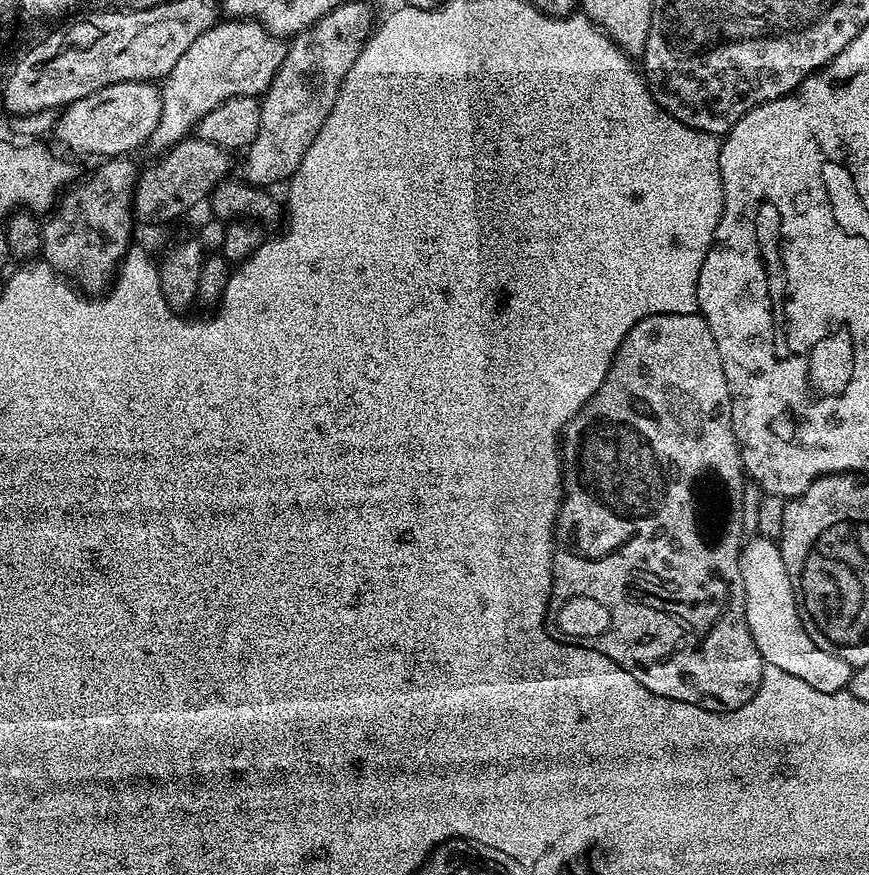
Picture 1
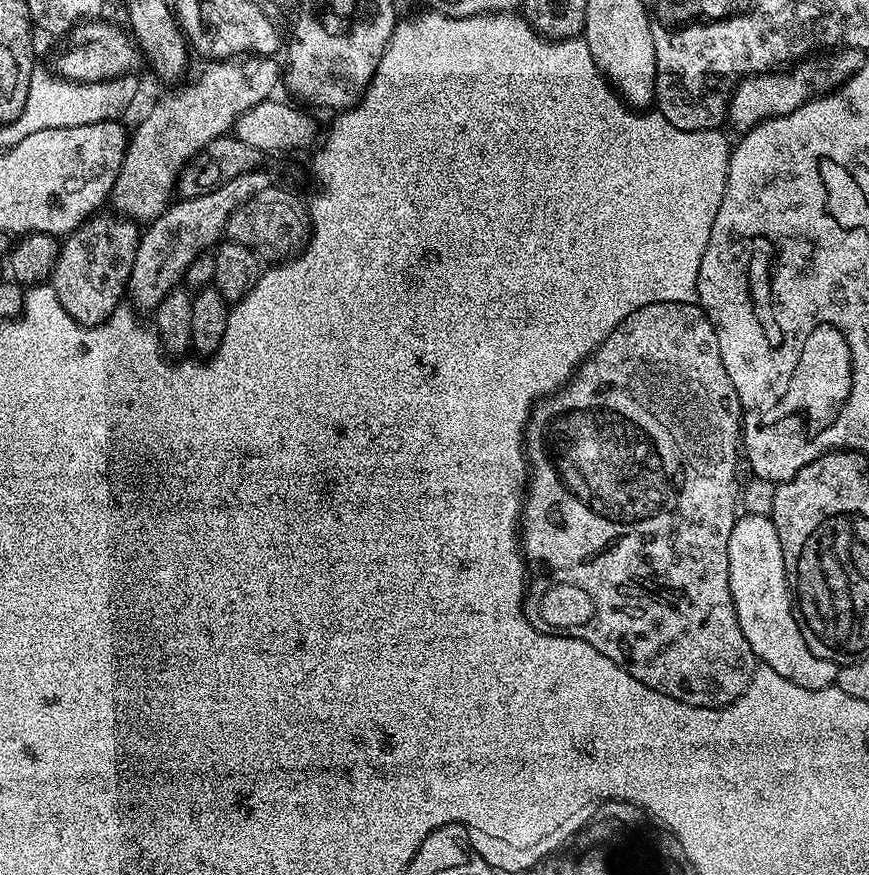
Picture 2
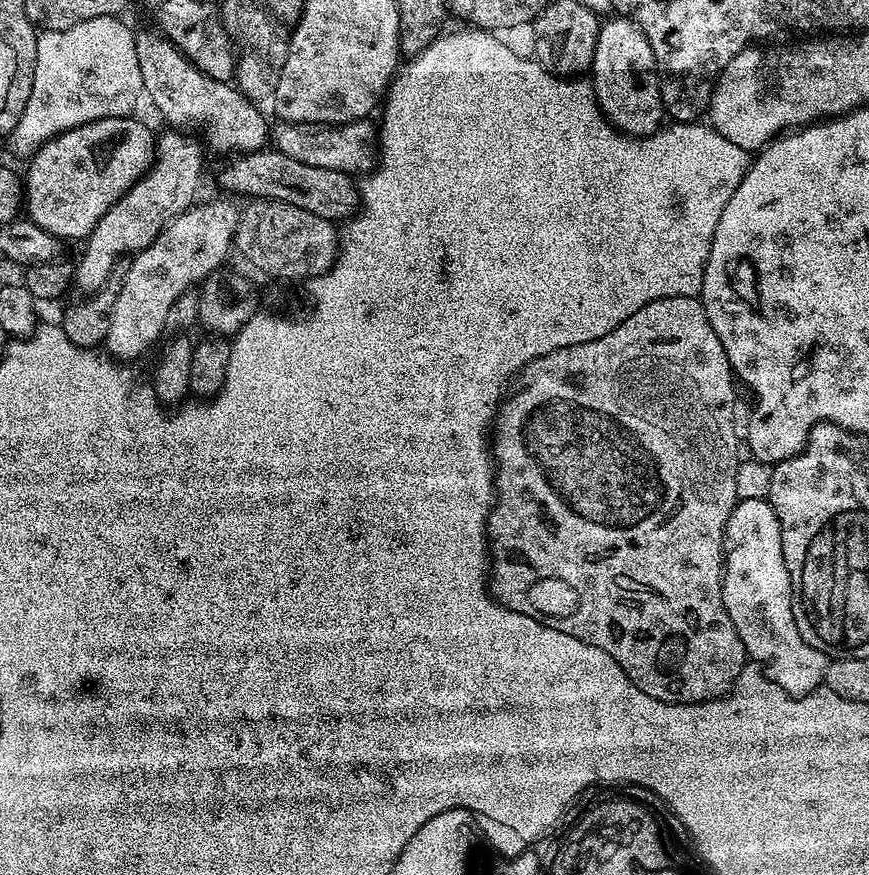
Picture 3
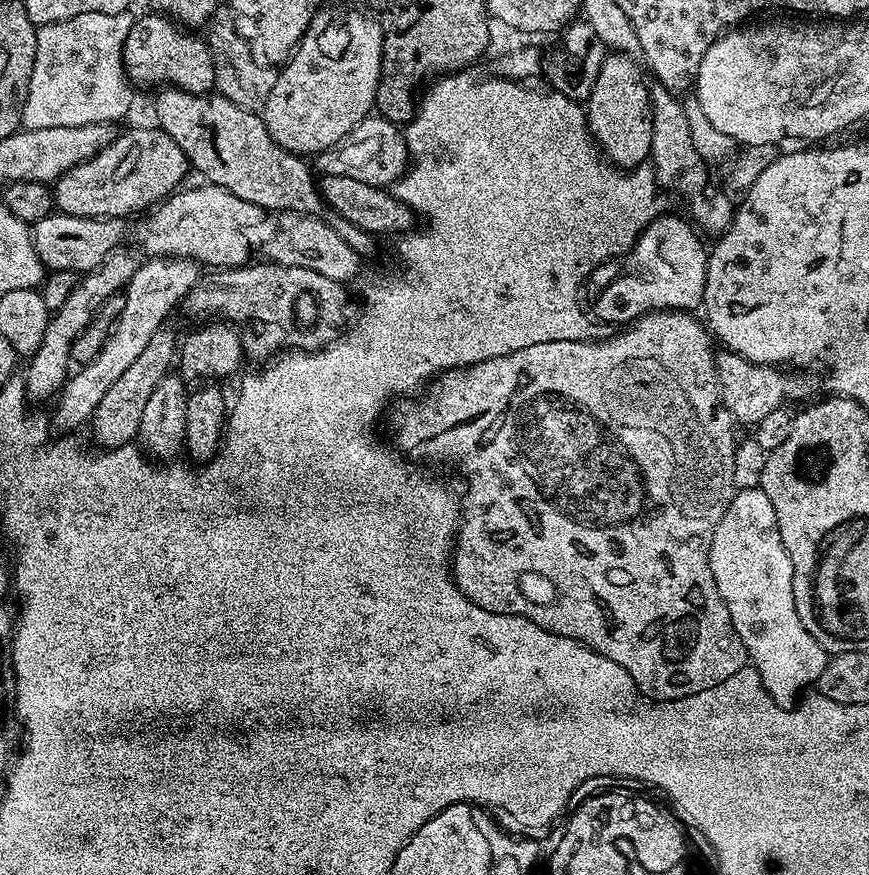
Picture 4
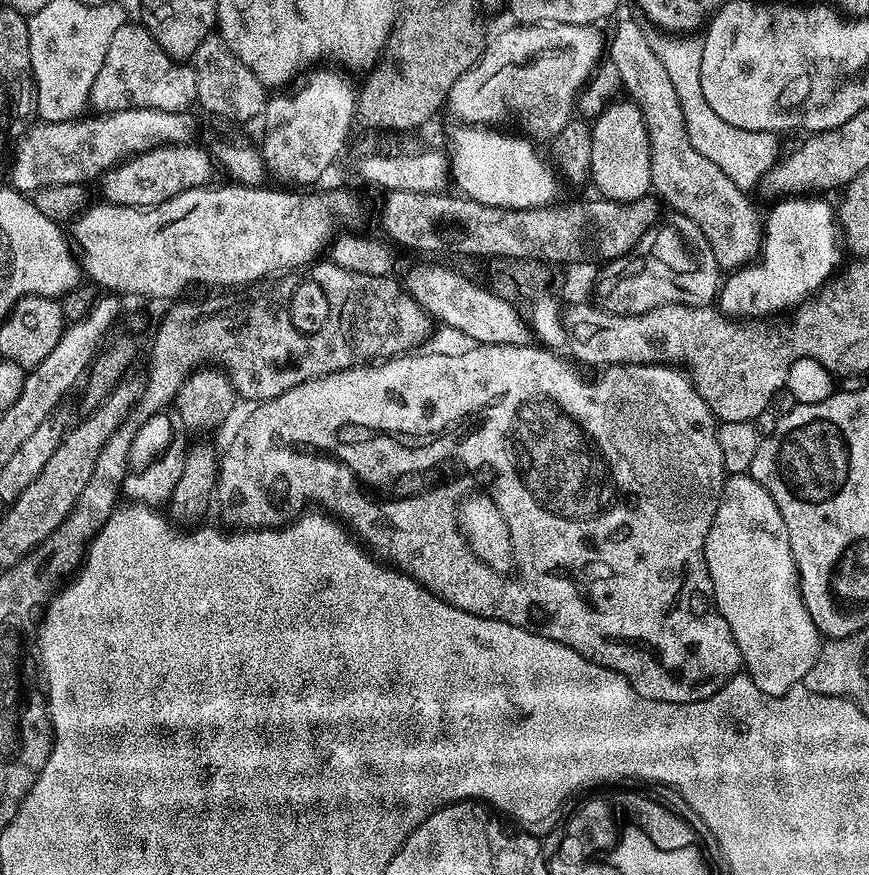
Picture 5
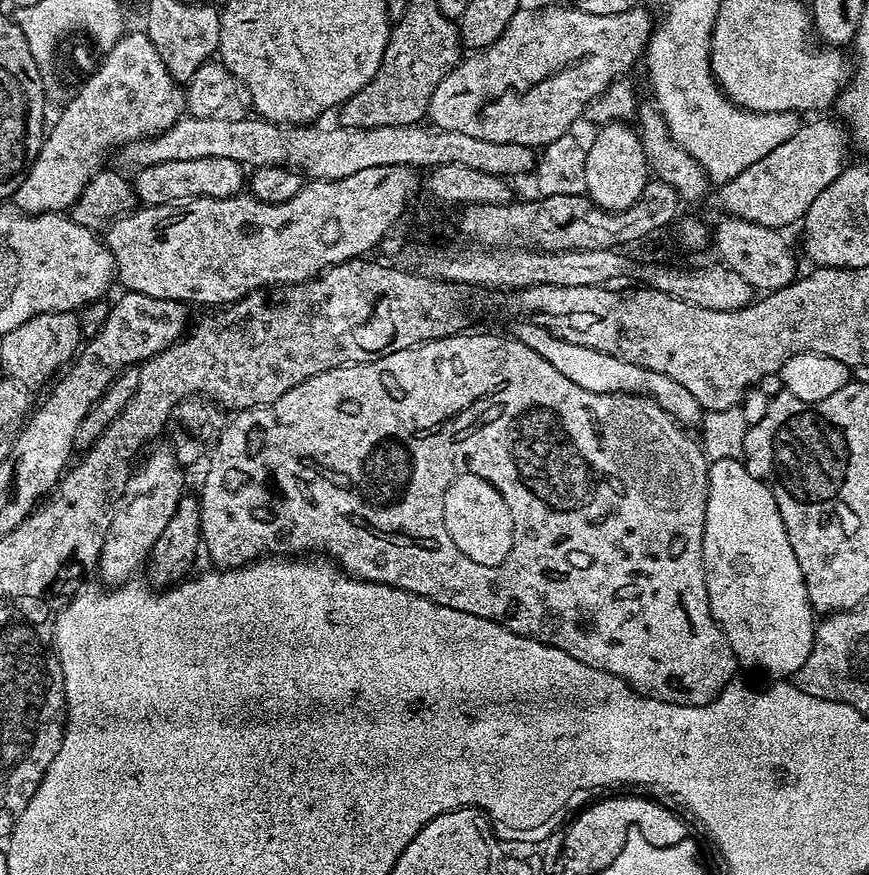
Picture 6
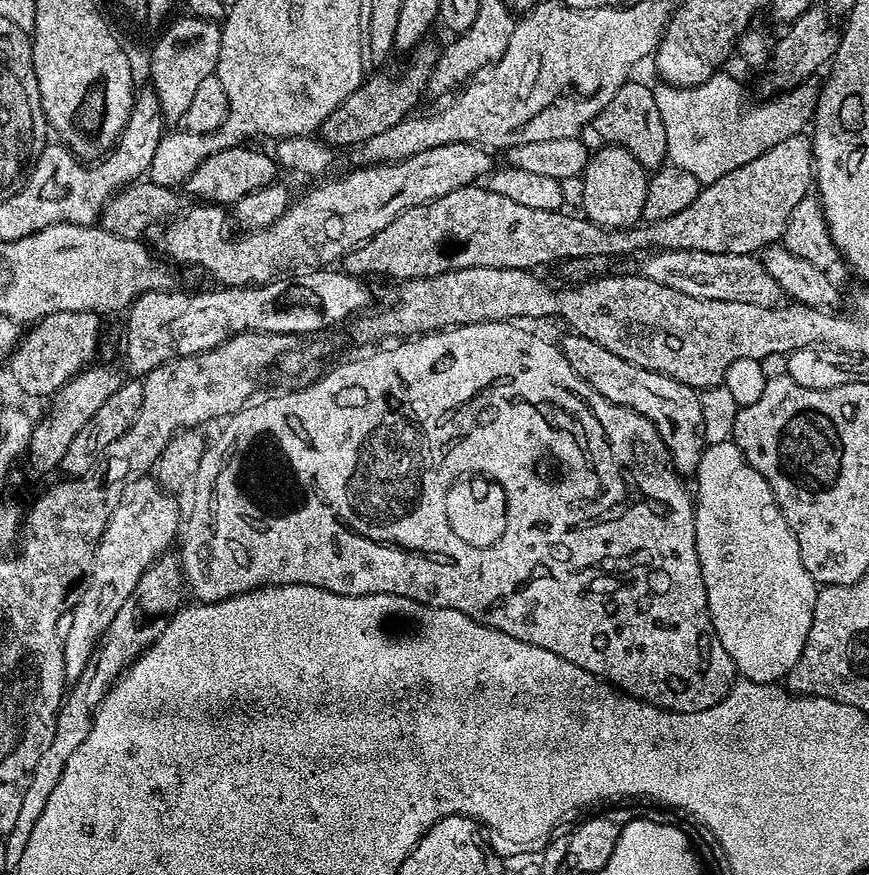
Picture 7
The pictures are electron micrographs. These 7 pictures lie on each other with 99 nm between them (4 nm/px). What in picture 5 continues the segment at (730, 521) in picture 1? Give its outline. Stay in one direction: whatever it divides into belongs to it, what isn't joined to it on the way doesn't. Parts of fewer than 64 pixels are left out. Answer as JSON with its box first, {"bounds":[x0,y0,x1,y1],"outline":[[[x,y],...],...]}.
{"bounds":[215,343,742,704],"outline":[[[473,343],[465,352],[424,352],[413,350],[407,354],[381,359],[379,362],[368,362],[363,366],[341,368],[339,372],[329,372],[323,376],[314,376],[310,380],[304,380],[298,386],[286,390],[282,395],[275,396],[273,400],[265,400],[257,403],[256,408],[248,416],[248,421],[236,432],[236,437],[228,444],[228,449],[223,450],[219,457],[219,472],[217,474],[215,499],[220,500],[220,508],[224,516],[232,526],[259,526],[271,528],[283,525],[291,521],[294,514],[299,513],[307,500],[313,500],[313,505],[319,506],[323,511],[339,518],[349,529],[355,532],[361,541],[379,559],[397,567],[416,579],[424,588],[430,588],[434,595],[452,604],[455,608],[466,610],[475,616],[485,616],[491,620],[510,622],[519,628],[528,628],[537,632],[539,636],[550,638],[554,642],[562,642],[570,646],[578,654],[582,654],[587,660],[593,660],[596,664],[606,666],[618,674],[622,674],[634,686],[638,694],[642,694],[651,700],[662,702],[674,702],[685,704],[686,702],[698,702],[714,695],[731,676],[741,671],[742,661],[738,642],[734,642],[734,634],[730,634],[730,626],[726,626],[726,618],[716,609],[714,590],[710,582],[710,570],[706,566],[704,547],[706,546],[706,534],[714,522],[714,514],[718,510],[721,498],[724,497],[724,482],[726,473],[724,470],[724,448],[720,444],[720,433],[716,415],[706,406],[702,394],[698,392],[692,377],[687,371],[673,366],[668,362],[653,362],[650,364],[614,364],[603,369],[601,376],[593,380],[587,380],[574,365],[568,360],[563,360],[556,350],[549,350],[544,346],[527,344],[479,344]]]}

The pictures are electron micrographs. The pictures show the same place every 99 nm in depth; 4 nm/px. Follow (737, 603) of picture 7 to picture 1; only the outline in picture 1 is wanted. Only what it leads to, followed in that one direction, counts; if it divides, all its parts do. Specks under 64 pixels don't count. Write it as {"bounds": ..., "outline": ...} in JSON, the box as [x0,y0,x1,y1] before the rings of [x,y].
{"bounds":[740,534,852,691],"outline":[[[759,534],[753,537],[740,549],[740,569],[746,594],[746,622],[758,654],[762,654],[765,664],[802,678],[814,690],[845,691],[852,682],[852,664],[838,658],[838,654],[830,654],[830,650],[822,650],[822,646],[814,646],[814,638],[802,626],[800,607],[796,604],[790,574],[786,574],[786,562],[782,562],[779,543]]]}

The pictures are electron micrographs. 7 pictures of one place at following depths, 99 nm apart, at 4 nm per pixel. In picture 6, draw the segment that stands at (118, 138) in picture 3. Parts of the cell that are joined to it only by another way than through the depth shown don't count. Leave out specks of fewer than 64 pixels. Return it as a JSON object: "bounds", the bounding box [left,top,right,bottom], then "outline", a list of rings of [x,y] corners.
{"bounds":[134,158,246,205],"outline":[[[194,158],[158,162],[139,169],[134,176],[134,195],[141,205],[175,204],[182,200],[193,200],[199,196],[206,198],[230,198],[241,195],[246,184],[245,169],[230,158]]]}

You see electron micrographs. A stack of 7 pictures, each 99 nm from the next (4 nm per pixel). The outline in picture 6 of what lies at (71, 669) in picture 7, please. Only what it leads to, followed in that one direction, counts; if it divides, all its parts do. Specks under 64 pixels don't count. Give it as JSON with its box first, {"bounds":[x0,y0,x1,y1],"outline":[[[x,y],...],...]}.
{"bounds":[98,447,186,586],"outline":[[[171,447],[156,448],[148,456],[148,461],[144,465],[137,467],[133,471],[132,477],[126,482],[124,492],[120,496],[120,501],[116,504],[116,509],[110,522],[110,530],[104,539],[104,545],[100,551],[100,562],[98,565],[98,576],[105,580],[105,585],[119,586],[135,577],[136,572],[149,559],[151,548],[158,541],[158,536],[162,534],[169,525],[170,518],[174,515],[174,510],[178,507],[180,499],[186,495],[184,488],[185,469],[176,460],[176,456]]]}

